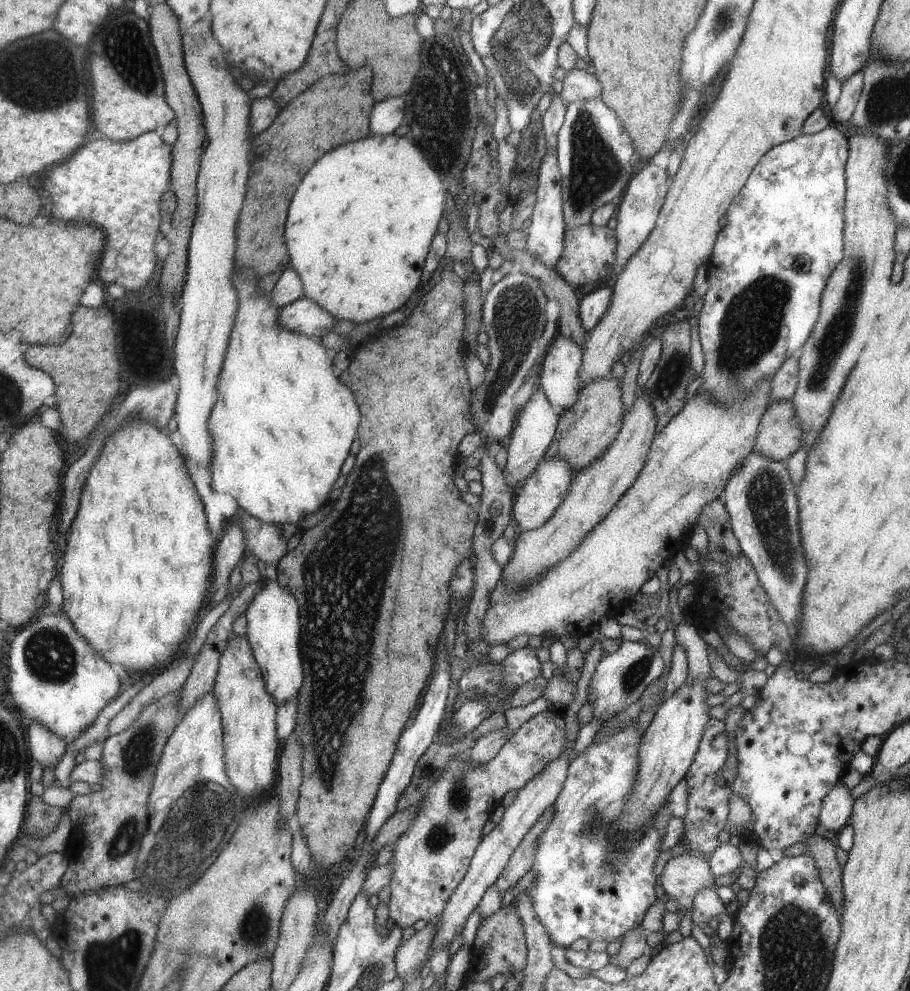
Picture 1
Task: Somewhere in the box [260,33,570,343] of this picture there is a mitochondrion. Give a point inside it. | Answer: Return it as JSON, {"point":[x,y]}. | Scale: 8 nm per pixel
{"point":[439,69]}

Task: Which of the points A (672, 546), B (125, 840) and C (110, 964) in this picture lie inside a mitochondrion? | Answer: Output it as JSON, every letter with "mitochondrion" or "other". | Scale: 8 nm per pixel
{"A":"other","B":"mitochondrion","C":"mitochondrion"}

